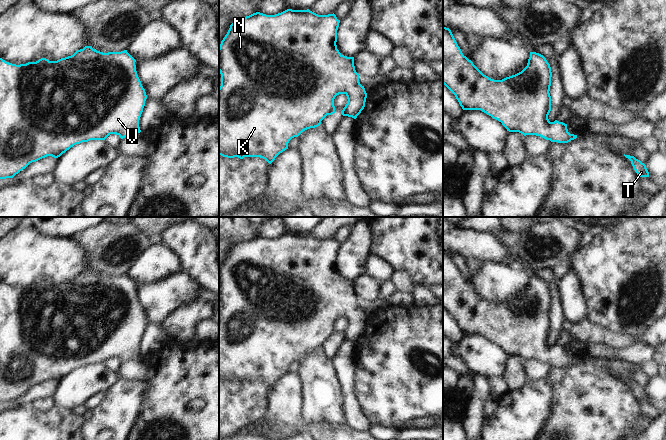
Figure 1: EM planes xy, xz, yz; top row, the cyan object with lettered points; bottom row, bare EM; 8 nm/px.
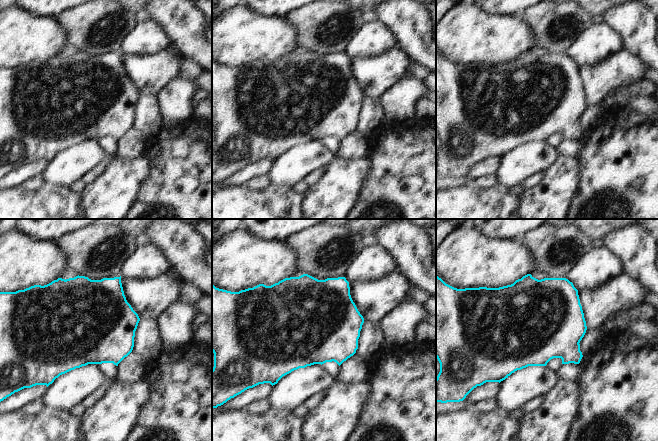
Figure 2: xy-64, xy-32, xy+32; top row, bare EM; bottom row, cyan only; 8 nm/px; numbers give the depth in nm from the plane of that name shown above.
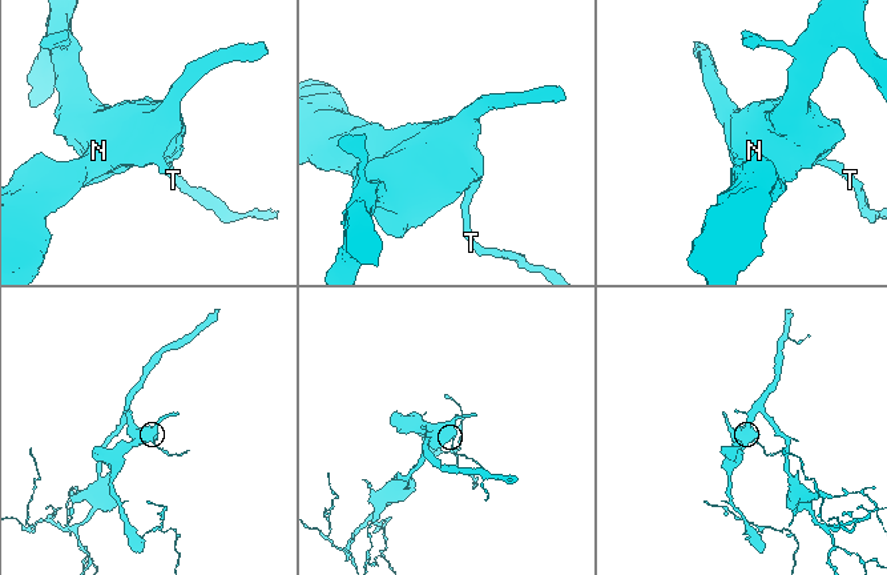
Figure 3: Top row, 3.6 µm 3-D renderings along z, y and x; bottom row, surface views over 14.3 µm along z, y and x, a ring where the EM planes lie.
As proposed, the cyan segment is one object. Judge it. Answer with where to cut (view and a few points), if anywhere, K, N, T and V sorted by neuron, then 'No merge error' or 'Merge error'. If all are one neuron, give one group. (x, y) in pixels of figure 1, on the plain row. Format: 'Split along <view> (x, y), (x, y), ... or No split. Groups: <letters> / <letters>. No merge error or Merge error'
No split. Groups: K N T V. No merge error

